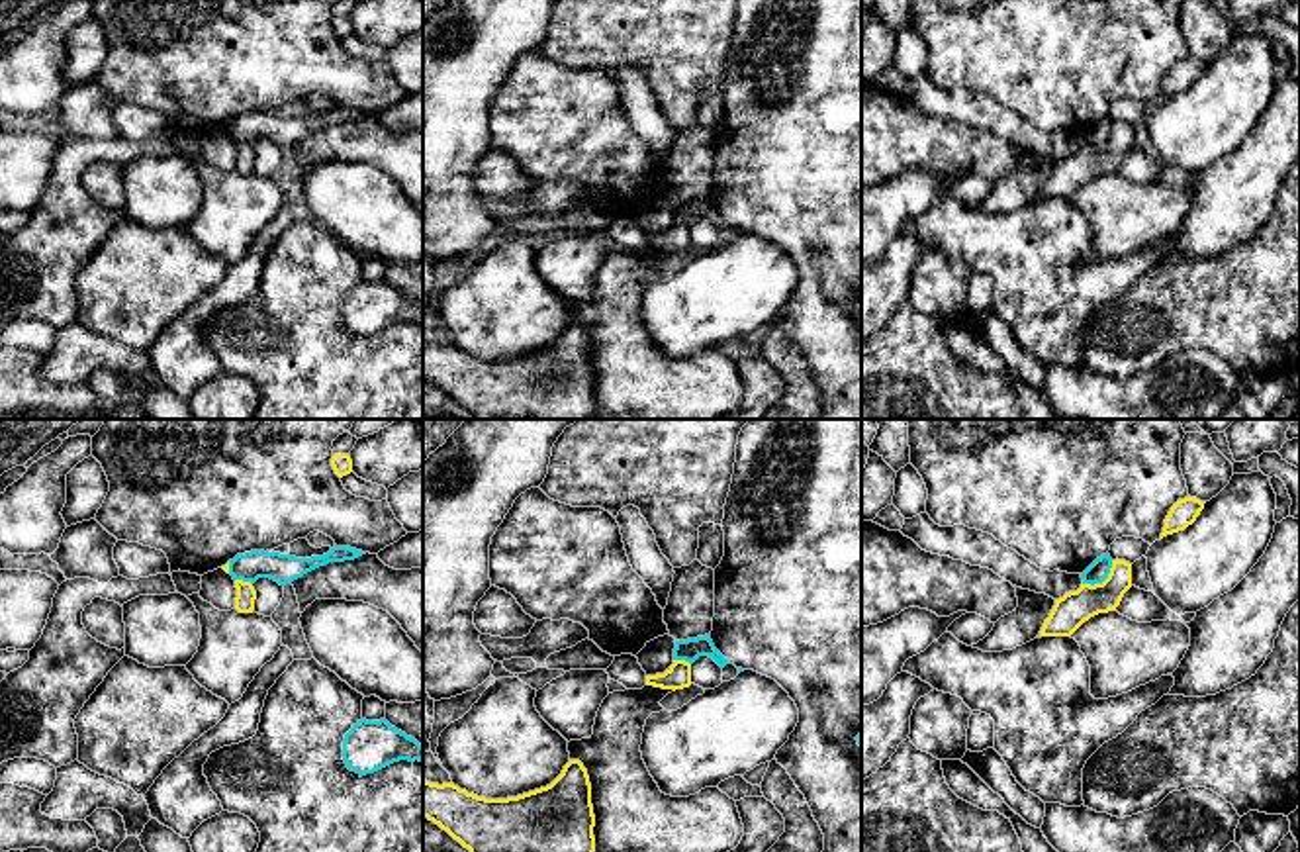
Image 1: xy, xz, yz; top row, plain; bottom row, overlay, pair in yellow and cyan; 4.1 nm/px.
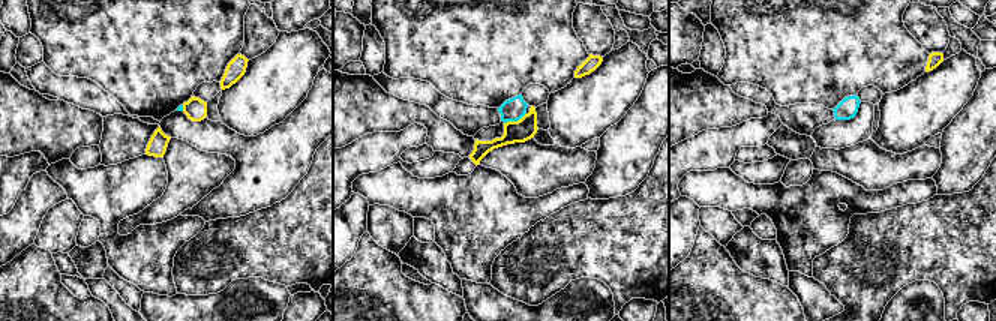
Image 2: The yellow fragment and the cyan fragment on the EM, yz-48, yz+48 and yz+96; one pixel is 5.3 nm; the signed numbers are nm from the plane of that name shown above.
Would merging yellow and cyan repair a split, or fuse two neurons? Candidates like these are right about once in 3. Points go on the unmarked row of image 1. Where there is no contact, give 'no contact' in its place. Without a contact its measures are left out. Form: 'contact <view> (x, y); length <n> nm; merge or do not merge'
contact yz (1105, 142); length 160 nm; do not merge

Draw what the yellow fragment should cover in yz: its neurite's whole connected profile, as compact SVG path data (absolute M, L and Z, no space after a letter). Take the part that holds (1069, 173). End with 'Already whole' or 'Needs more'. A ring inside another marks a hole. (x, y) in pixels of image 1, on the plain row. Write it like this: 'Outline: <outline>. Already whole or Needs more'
Outline: M1118 119L1112 121L1110 135L1102 145L1081 145L1077 153L1055 161L1040 198L1071 198L1091 178L1116 172L1130 149L1132 125Z. Already whole

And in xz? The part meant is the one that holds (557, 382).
Outline: M570 321L550 347L507 360L423 341L423 378L474 419L591 419L595 413L591 345L580 321Z. Already whole

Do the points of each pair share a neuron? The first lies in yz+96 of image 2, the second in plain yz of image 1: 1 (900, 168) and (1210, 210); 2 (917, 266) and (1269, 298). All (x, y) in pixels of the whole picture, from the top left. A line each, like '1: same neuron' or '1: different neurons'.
1: different neurons
2: same neuron

